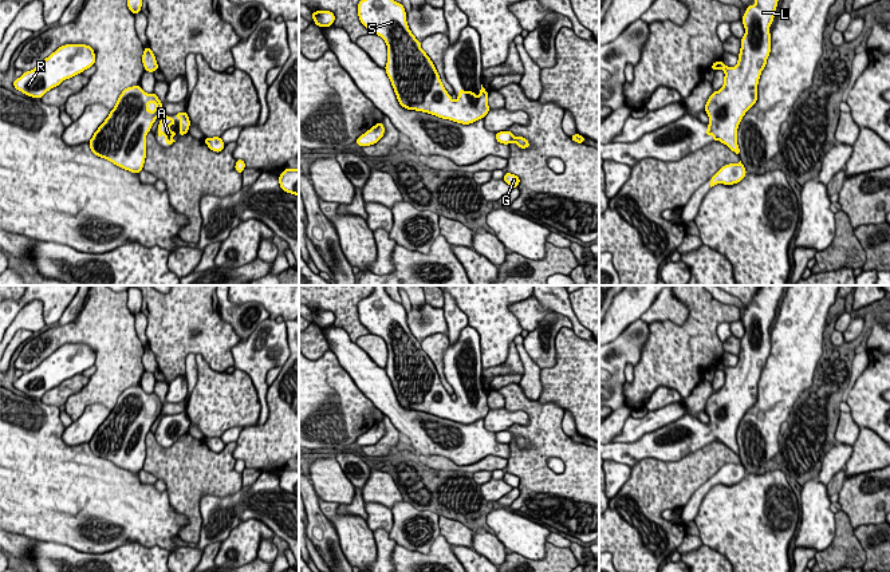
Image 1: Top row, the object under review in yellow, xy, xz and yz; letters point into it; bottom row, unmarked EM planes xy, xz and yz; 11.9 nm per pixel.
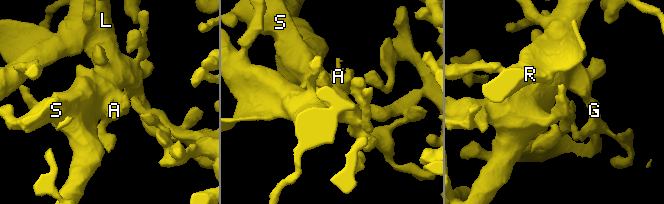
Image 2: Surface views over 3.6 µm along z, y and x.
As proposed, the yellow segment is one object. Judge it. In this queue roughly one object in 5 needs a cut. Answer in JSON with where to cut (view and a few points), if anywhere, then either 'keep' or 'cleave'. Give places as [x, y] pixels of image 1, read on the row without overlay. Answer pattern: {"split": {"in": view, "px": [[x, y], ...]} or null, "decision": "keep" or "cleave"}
{"split": null, "decision": "keep"}

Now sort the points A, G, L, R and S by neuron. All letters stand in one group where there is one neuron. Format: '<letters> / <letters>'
A G L R S

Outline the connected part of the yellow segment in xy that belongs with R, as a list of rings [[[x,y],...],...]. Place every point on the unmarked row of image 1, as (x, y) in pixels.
[[[64,344],[46,358],[38,367],[13,380],[13,387],[27,397],[40,398],[95,364],[95,352],[87,344]]]

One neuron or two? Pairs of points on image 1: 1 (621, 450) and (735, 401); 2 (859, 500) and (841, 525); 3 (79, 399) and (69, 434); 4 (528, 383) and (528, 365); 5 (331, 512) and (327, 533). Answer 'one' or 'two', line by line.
1: one
2: two
3: two
4: one
5: two

